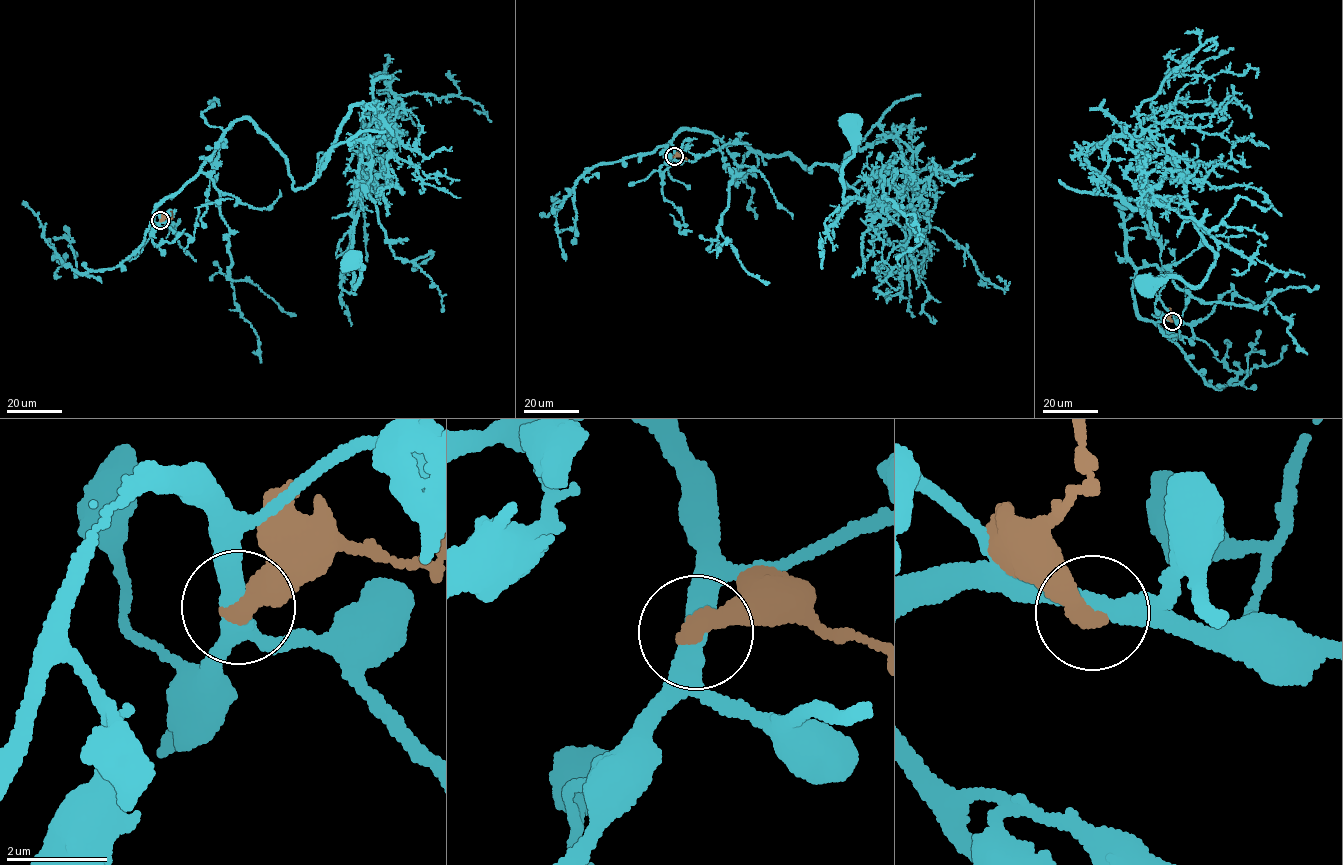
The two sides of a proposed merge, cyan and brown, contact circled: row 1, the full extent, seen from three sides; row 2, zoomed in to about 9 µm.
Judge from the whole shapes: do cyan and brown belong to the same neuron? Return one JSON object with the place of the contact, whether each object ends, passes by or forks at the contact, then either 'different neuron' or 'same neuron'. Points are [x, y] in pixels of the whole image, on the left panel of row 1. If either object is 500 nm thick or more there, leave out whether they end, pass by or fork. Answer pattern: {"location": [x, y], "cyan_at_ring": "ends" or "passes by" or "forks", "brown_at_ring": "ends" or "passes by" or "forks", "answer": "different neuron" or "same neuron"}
{"location": [160, 220], "cyan_at_ring": "passes by", "brown_at_ring": "ends", "answer": "different neuron"}

